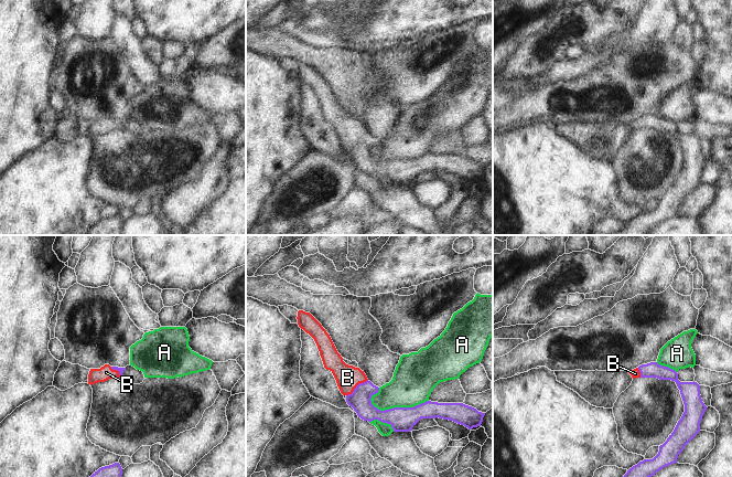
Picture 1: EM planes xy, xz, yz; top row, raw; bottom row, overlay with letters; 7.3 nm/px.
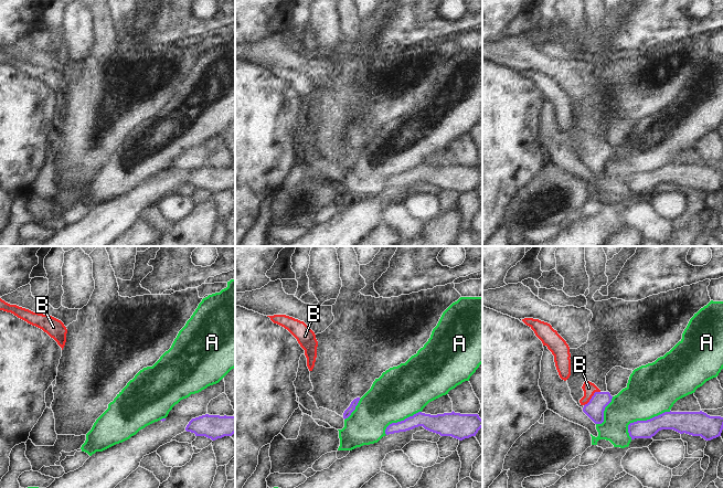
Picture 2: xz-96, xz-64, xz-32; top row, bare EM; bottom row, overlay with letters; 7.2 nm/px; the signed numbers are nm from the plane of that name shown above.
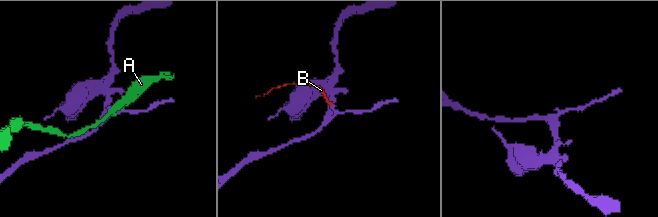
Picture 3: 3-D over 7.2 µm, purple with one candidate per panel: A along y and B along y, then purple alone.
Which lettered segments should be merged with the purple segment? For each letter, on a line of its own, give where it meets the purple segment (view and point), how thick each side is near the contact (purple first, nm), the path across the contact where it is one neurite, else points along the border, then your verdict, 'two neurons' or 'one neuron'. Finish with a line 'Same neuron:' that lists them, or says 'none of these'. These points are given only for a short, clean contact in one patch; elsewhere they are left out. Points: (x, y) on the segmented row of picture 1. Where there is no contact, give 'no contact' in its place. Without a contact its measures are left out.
A: xz (398, 407) | 180/320 nm | two neurons
B: xz (356, 387) | 160/180 nm | across xz (359, 400), (356, 387), (347, 378) | one neuron
Same neuron: B

